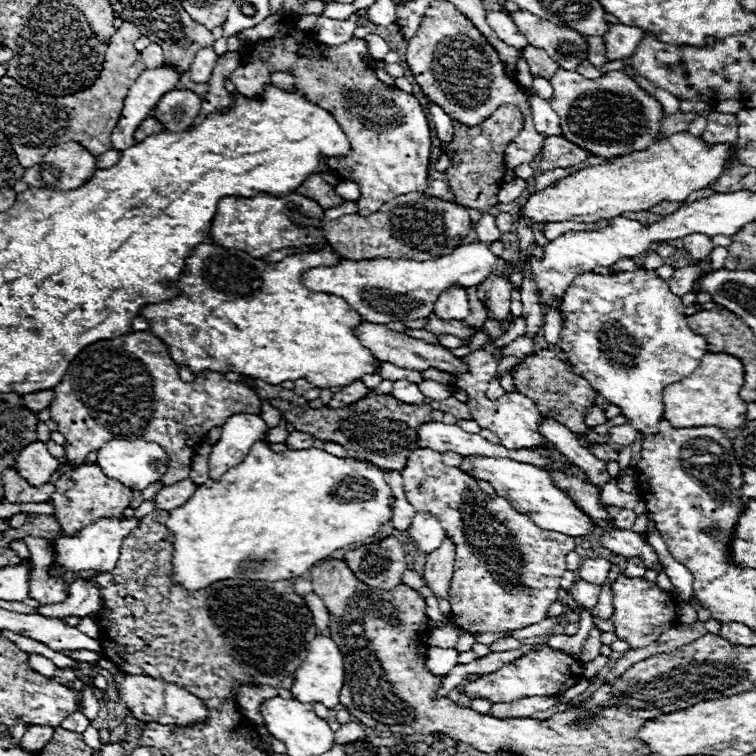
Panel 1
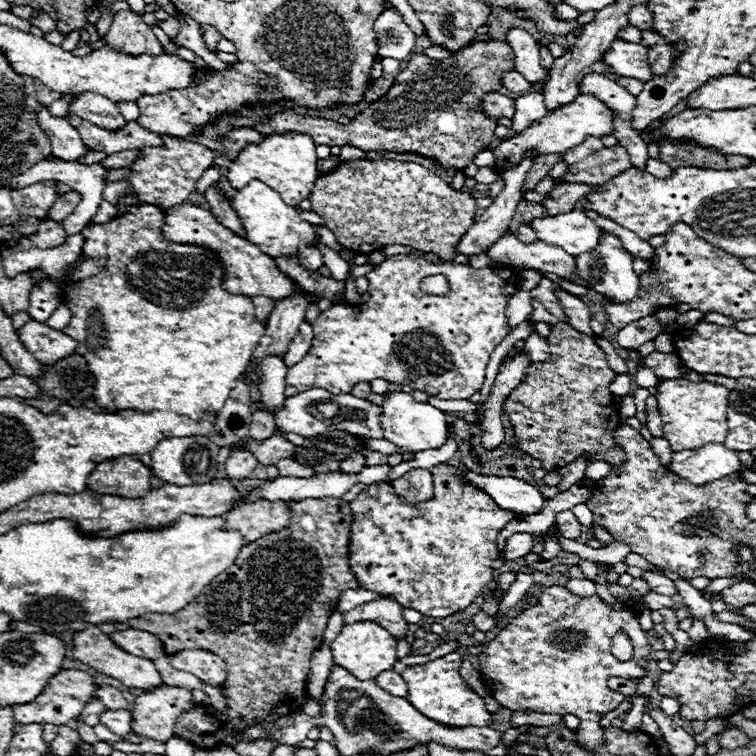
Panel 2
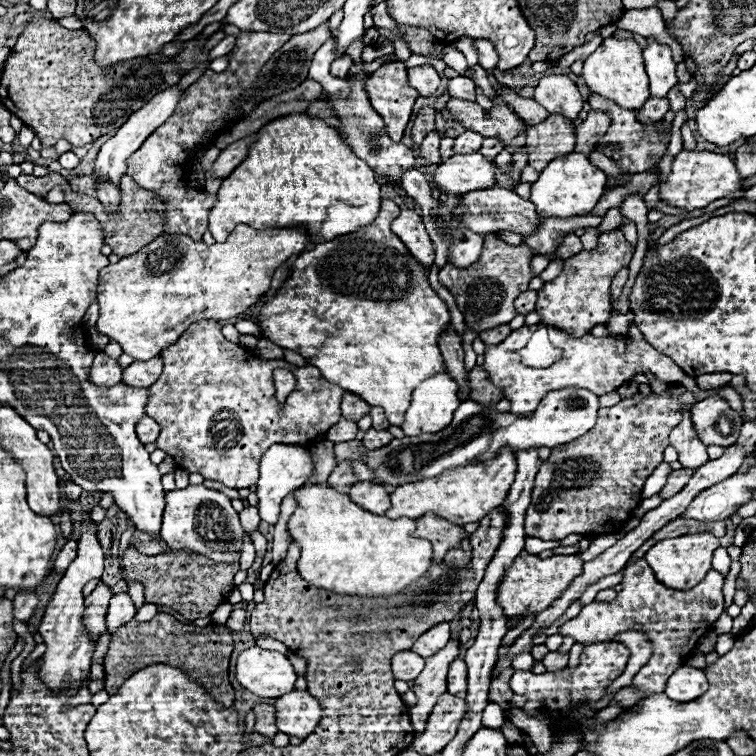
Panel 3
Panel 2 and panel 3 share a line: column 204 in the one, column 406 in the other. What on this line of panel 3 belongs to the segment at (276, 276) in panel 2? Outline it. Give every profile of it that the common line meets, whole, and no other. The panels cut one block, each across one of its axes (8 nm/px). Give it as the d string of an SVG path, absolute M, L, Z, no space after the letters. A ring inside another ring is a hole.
M402 210L402 214L392 222L392 232L406 244L410 254L426 268L434 262L434 244L414 210Z

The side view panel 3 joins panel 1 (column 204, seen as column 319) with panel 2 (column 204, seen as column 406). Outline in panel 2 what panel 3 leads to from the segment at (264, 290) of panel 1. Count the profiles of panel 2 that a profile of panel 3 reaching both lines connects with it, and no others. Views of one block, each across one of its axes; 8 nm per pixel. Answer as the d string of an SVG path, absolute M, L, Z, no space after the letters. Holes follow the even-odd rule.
M140 204L106 224L88 224L82 244L82 258L106 258L106 266L64 292L72 320L64 334L78 340L76 354L82 356L96 378L94 402L114 410L168 410L198 420L200 410L218 412L236 378L246 370L252 352L264 336L264 326L254 318L254 304L248 296L234 296L222 290L222 268L218 258L198 246L172 244L162 236L162 212L152 204Z

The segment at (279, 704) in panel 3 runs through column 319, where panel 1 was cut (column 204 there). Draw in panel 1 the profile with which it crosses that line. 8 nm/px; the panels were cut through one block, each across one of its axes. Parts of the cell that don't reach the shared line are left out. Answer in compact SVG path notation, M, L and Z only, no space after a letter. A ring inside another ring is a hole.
M114 676L118 682L120 700L126 702L132 716L142 722L158 722L158 724L176 724L176 726L192 726L202 724L208 718L208 710L198 696L192 696L186 688L162 680L154 680L150 676Z

